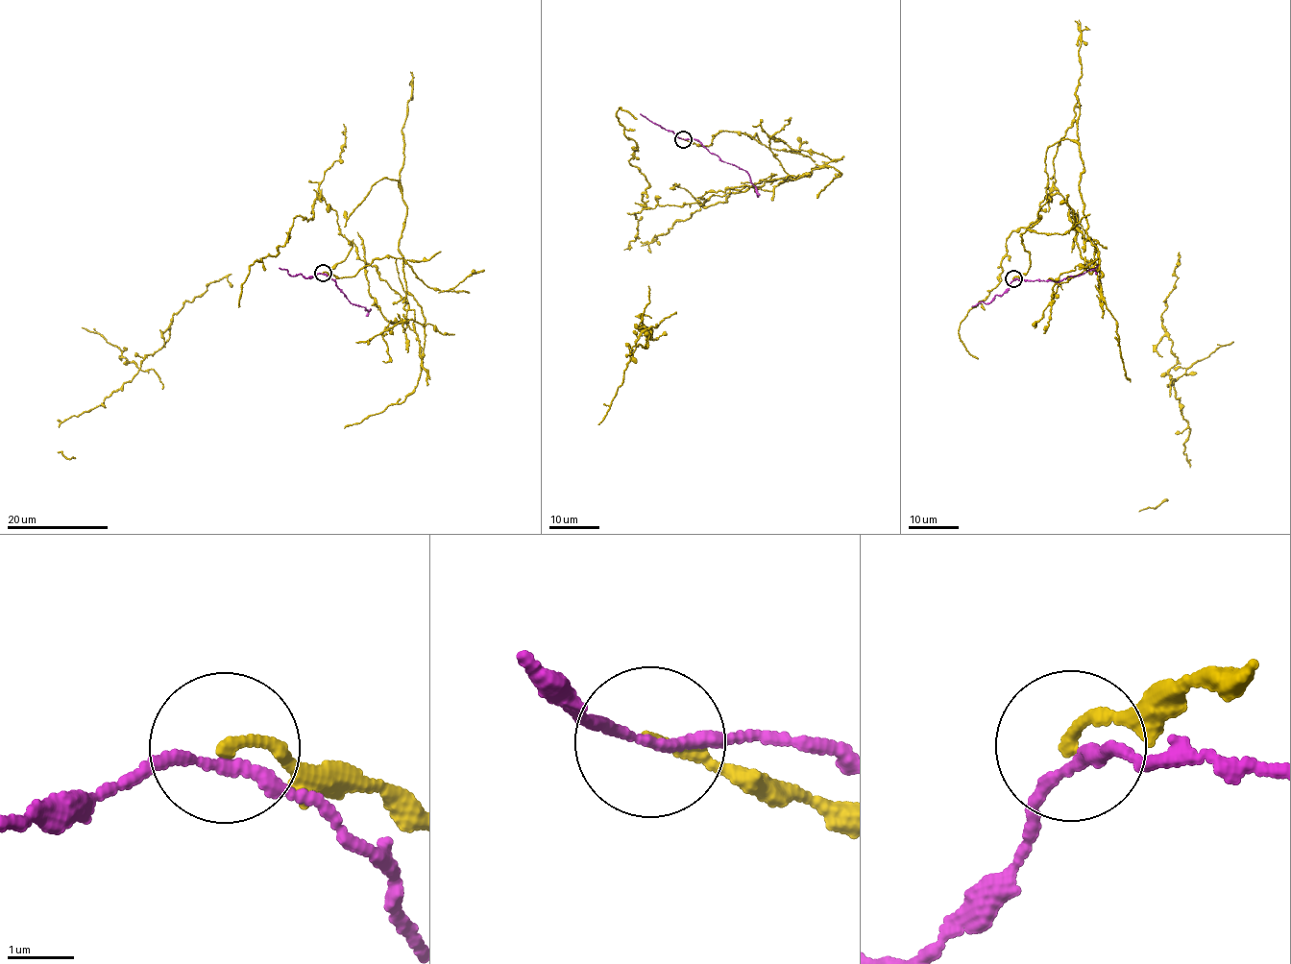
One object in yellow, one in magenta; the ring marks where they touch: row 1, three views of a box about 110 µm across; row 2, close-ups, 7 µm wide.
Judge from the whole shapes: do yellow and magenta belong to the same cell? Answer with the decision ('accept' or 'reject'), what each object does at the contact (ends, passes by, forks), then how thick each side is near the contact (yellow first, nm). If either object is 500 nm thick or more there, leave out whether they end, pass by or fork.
reject; yellow ends; magenta passes by; calibres 160 and 150 nm

